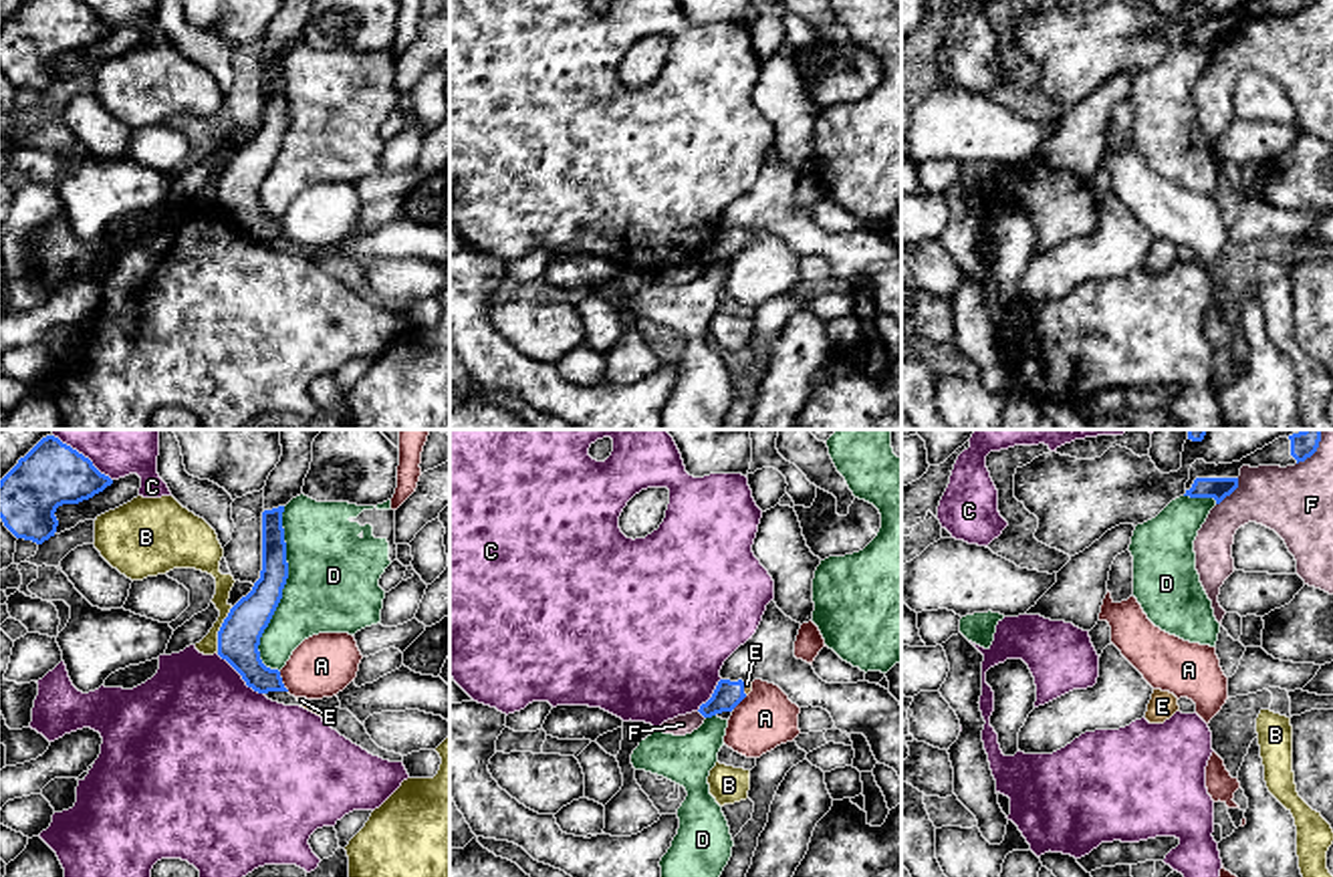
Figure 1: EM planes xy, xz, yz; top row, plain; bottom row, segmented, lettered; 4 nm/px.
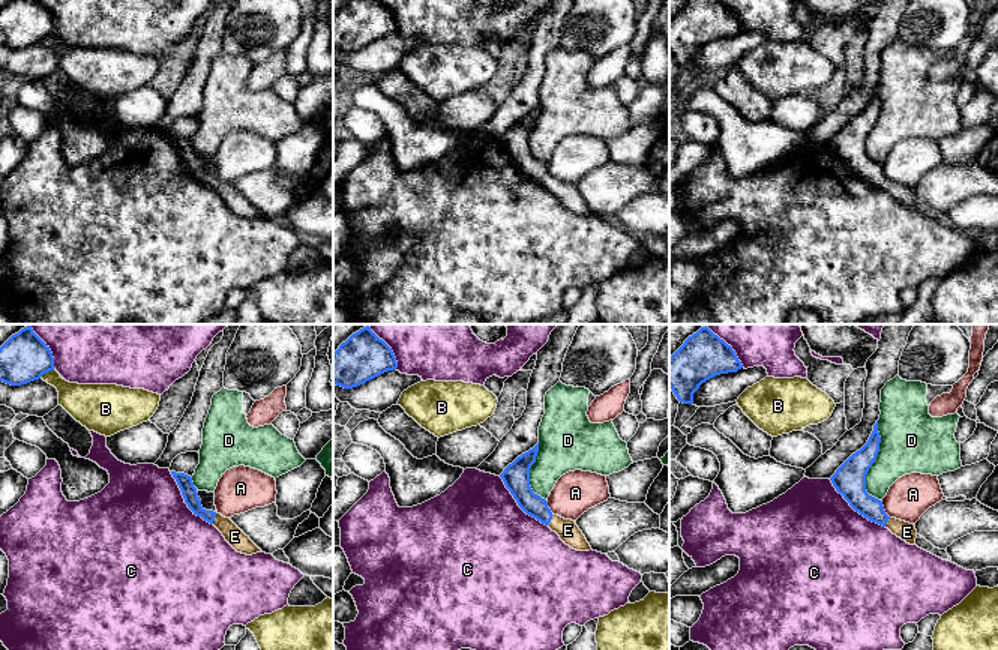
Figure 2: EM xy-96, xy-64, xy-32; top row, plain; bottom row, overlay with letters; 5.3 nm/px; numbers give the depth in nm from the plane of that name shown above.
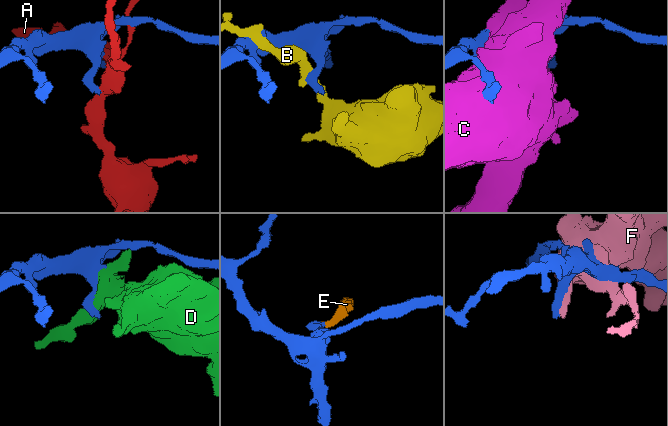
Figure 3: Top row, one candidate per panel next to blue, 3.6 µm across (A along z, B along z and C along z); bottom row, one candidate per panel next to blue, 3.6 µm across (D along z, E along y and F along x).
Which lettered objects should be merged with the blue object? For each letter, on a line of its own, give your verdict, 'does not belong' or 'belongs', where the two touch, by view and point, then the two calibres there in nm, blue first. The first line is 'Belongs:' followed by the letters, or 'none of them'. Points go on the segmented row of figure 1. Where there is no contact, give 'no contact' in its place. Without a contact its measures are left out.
Belongs: E
A: does not belong; meets blue in xy at (281, 682); 170 nm thick on the blue side, 240 nm on the other
B: does not belong; meets blue in xy at (220, 630); 170 nm thick on the blue side, 80 nm on the other
C: does not belong; meets blue in xy at (240, 674); 170 nm thick on the blue side, 480 nm on the other
D: does not belong; meets blue in xy at (281, 593); 170 nm thick on the blue side, 360 nm on the other
E: belongs; meets blue in xz at (743, 688); 110 nm thick on the blue side, 30 nm on the other
F: does not belong; meets blue in yz at (1231, 492); 90 nm thick on the blue side, 280 nm on the other

